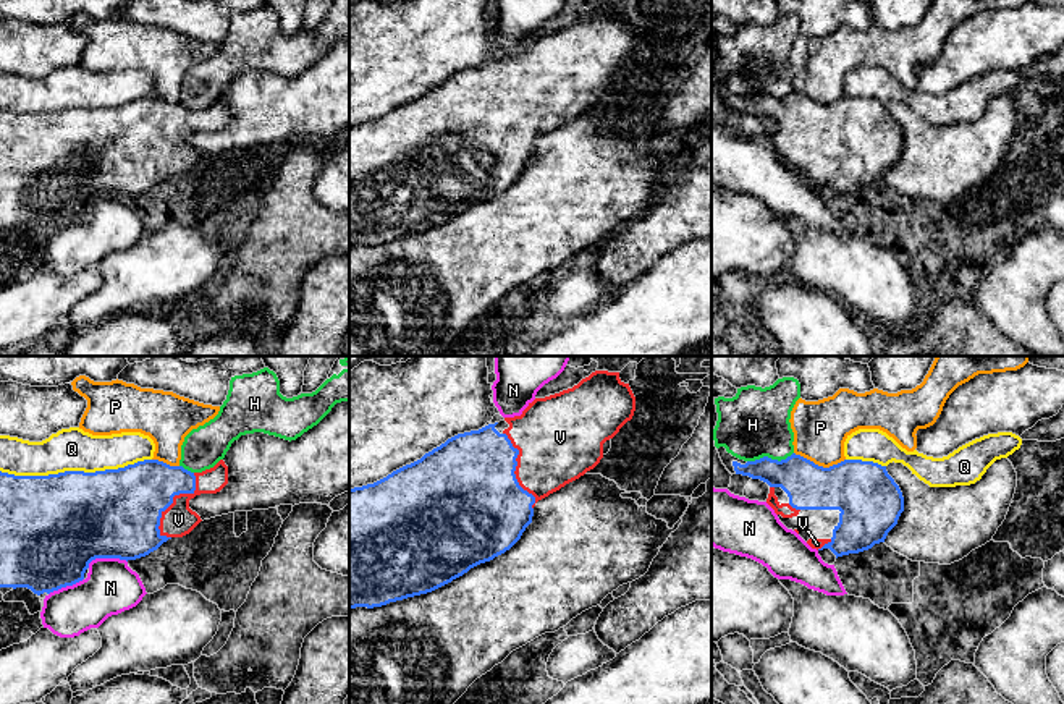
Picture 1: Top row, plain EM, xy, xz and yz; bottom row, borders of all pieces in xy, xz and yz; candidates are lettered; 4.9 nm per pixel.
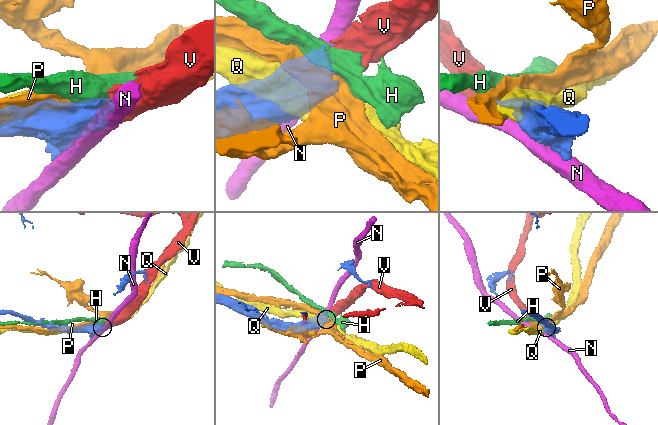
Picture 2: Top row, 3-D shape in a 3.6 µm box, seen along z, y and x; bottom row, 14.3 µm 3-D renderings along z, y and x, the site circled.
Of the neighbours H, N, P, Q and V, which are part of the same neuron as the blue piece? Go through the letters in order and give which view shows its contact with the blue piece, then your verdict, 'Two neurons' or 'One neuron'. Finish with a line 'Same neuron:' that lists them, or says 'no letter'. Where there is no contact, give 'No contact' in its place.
H: Touches blue in yz. Two neurons
N: Touches blue in xy. Two neurons
P: Touches blue in yz. Two neurons
Q: Touches blue in xy. Two neurons
V: Touches blue in xy. One neuron
Same neuron: V

